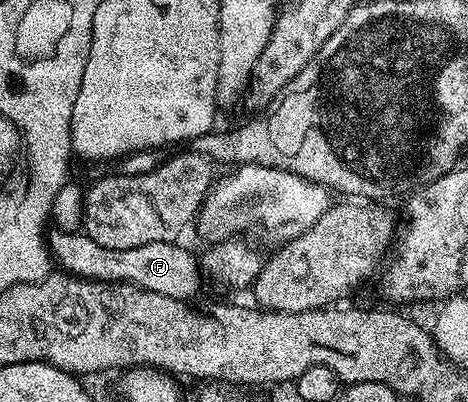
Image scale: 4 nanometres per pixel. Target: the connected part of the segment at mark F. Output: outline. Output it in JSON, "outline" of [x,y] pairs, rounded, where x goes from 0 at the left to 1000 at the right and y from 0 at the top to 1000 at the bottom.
{"outline":[[[118,570],[111,580],[107,572],[98,595],[115,657],[154,689],[179,689],[184,699],[250,699],[267,709],[288,709],[310,724],[335,724],[335,734],[415,741],[425,669],[429,679],[429,649],[404,622],[389,619],[389,607],[346,600],[310,604],[310,614],[244,619],[216,614],[216,604],[199,604],[199,595],[190,595],[175,575],[150,580],[143,570]]]}

